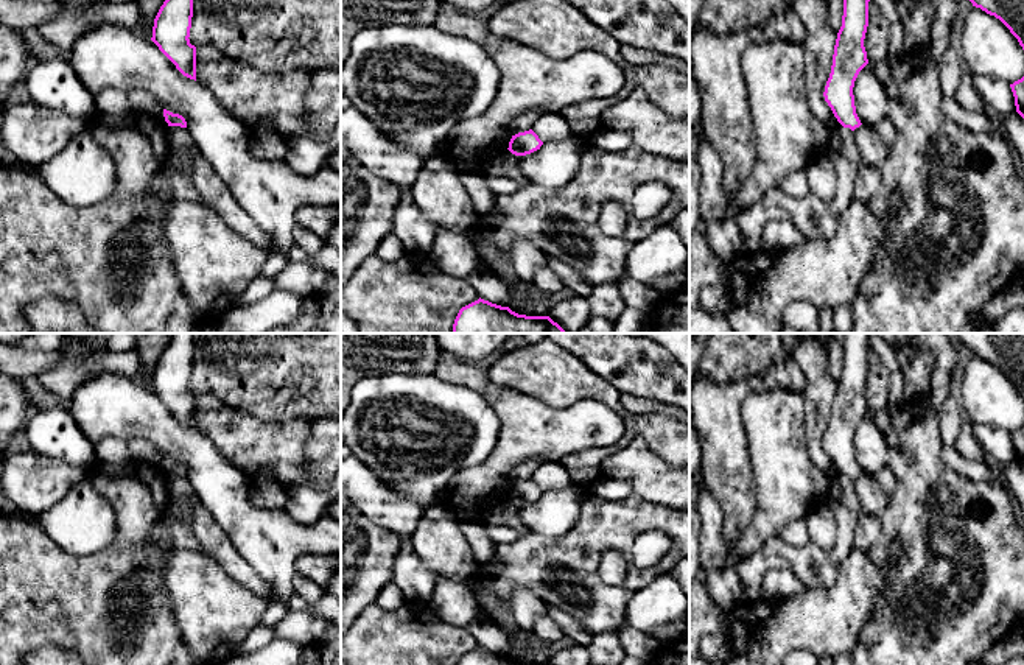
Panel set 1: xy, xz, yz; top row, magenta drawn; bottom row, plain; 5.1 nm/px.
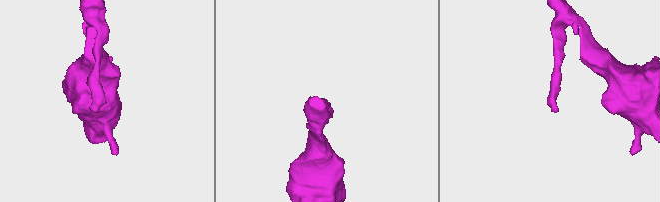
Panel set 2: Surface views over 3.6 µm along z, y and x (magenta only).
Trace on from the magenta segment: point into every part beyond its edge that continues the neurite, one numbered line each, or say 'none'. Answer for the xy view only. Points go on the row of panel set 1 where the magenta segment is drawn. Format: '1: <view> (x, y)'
none

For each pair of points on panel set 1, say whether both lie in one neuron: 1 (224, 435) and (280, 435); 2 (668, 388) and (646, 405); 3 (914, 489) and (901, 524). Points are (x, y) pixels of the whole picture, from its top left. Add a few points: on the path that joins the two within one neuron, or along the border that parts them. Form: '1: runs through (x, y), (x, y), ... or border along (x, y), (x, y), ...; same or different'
1: runs through (238, 435), (266, 435); same
2: border along (621, 391), (673, 405); different
3: runs through (914, 497), (914, 511), (909, 516); same

